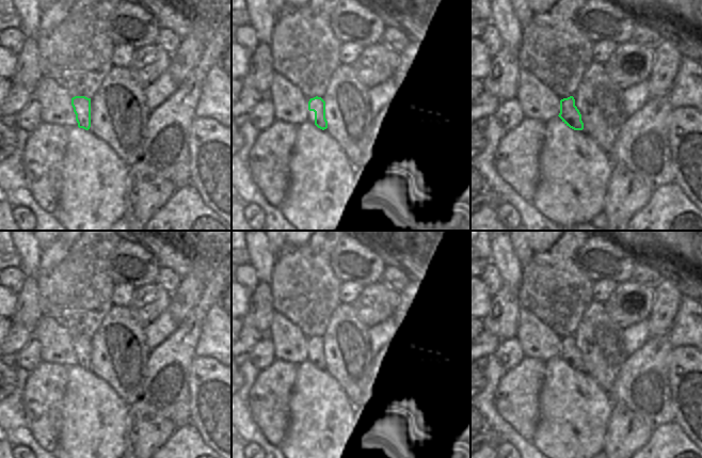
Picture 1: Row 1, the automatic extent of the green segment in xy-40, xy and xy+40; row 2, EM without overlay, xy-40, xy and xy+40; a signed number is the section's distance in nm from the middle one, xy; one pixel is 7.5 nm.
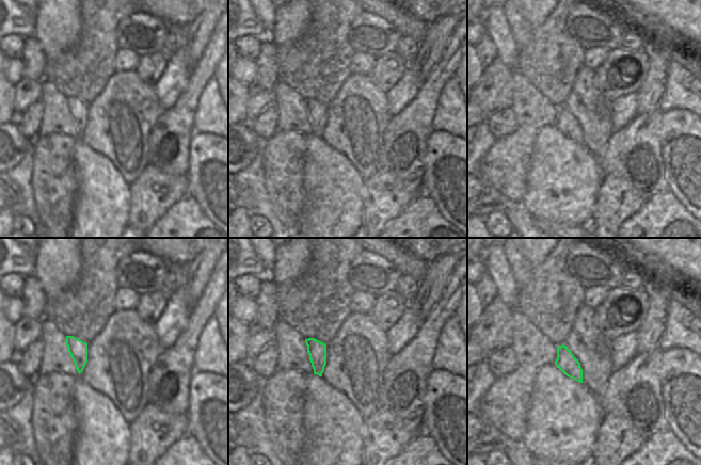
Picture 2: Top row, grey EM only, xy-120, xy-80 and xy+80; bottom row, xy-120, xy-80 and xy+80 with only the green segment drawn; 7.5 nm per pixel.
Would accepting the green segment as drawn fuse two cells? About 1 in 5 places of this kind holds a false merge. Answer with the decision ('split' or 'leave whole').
leave whole

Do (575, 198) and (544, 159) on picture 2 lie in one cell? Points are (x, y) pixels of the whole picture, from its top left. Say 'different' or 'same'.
same

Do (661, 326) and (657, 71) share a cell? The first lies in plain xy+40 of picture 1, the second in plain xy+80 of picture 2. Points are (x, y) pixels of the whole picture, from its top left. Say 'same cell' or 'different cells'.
same cell

